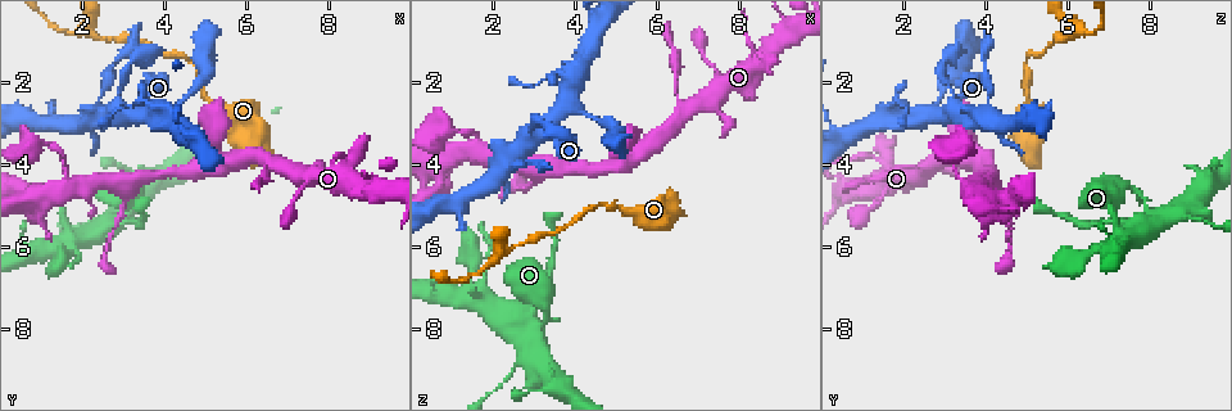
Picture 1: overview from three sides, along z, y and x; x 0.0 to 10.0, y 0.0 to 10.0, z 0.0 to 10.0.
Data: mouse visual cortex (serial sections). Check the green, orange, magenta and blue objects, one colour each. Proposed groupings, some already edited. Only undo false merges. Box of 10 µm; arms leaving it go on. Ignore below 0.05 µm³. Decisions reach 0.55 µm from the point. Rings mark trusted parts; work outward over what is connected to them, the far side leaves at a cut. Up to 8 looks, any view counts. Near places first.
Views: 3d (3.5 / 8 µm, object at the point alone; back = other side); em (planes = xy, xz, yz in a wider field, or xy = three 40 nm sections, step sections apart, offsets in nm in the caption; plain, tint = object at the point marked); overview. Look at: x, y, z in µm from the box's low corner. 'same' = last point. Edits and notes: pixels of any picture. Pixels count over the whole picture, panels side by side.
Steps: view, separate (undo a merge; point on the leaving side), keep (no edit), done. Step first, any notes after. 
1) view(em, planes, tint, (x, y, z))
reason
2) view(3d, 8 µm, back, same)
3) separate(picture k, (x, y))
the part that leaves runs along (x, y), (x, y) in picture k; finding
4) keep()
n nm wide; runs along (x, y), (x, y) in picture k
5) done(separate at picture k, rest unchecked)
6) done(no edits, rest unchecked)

view(3d, 3.5 µm, (3.70, 2.55, 1.80))
abrupt turn

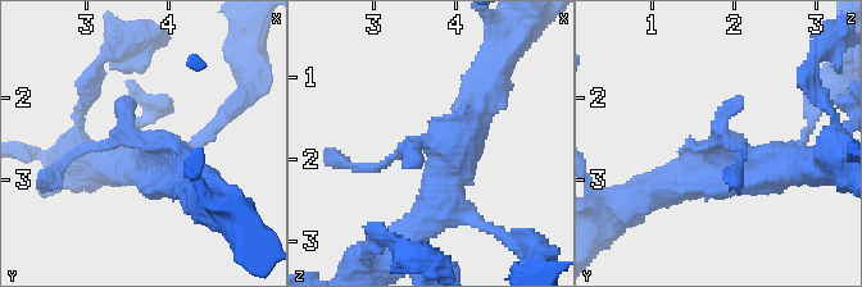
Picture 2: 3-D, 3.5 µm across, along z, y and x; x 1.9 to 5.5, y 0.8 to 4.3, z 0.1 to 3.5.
view(em, xy, step 3, tint, (3.65, 2.50, 1.80))

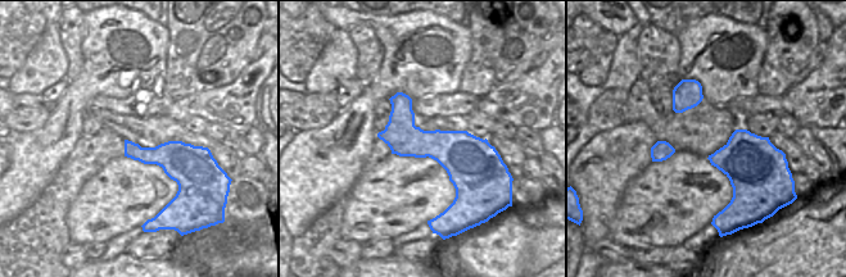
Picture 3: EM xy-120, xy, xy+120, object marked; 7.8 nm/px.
keep()
runs along (440, 197), (448, 147), (353, 168) in picture 2; one cell here

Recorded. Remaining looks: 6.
view(3d, 3.5 µm, (2.25, 0.85, 6.15))
branch point

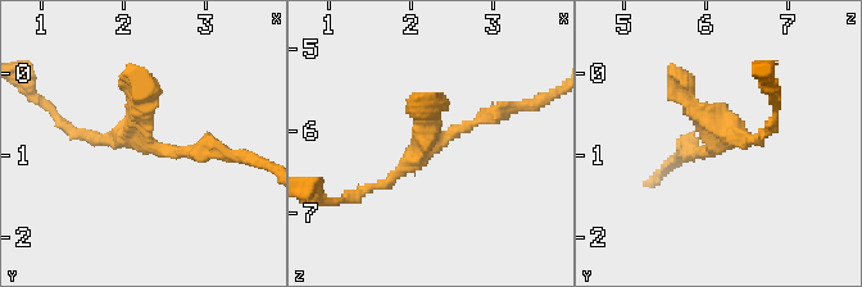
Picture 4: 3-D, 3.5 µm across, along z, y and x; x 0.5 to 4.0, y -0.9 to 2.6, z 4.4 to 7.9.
keep()
arms of 150, 200, 300 nm; runs along (217, 150), (149, 146), (130, 76) in picture 4; all the same cell

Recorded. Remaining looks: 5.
view(3d, 3.5 µm, back, (3.00, 5.20, 8.00))
small branch off a trunk

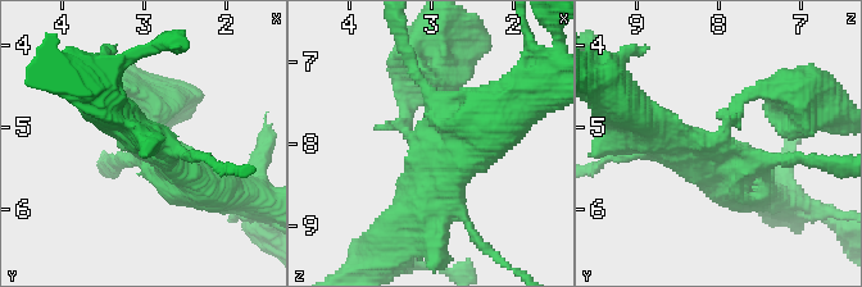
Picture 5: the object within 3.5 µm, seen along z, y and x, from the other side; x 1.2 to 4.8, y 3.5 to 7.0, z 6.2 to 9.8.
view(em, planes, plain, (3.05, 5.25, 8.00))
4 arms; arms of 150, 200, 400, 500 nm; shape alone is not enough

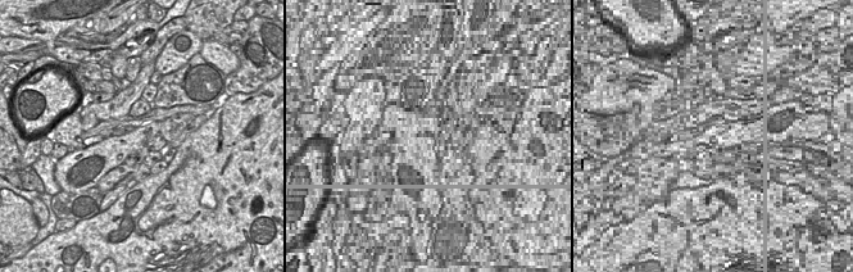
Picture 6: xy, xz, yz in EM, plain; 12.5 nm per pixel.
view(em, planes, tint, same)
where the object lies

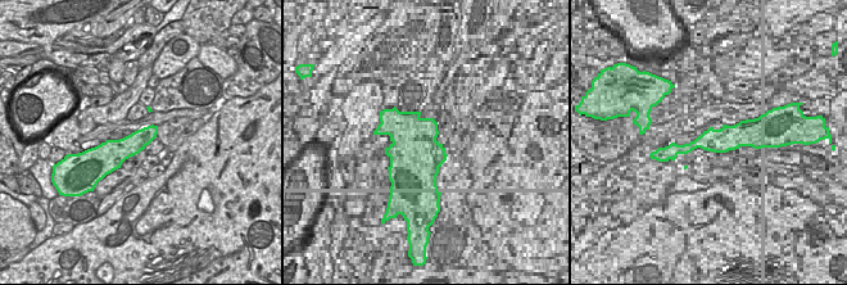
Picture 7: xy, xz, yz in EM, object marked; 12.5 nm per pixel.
keep()
runs along (116, 89), (123, 128), (207, 187) in picture 5; continuous, no second cell

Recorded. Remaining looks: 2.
done(no edits, rest unchecked)

